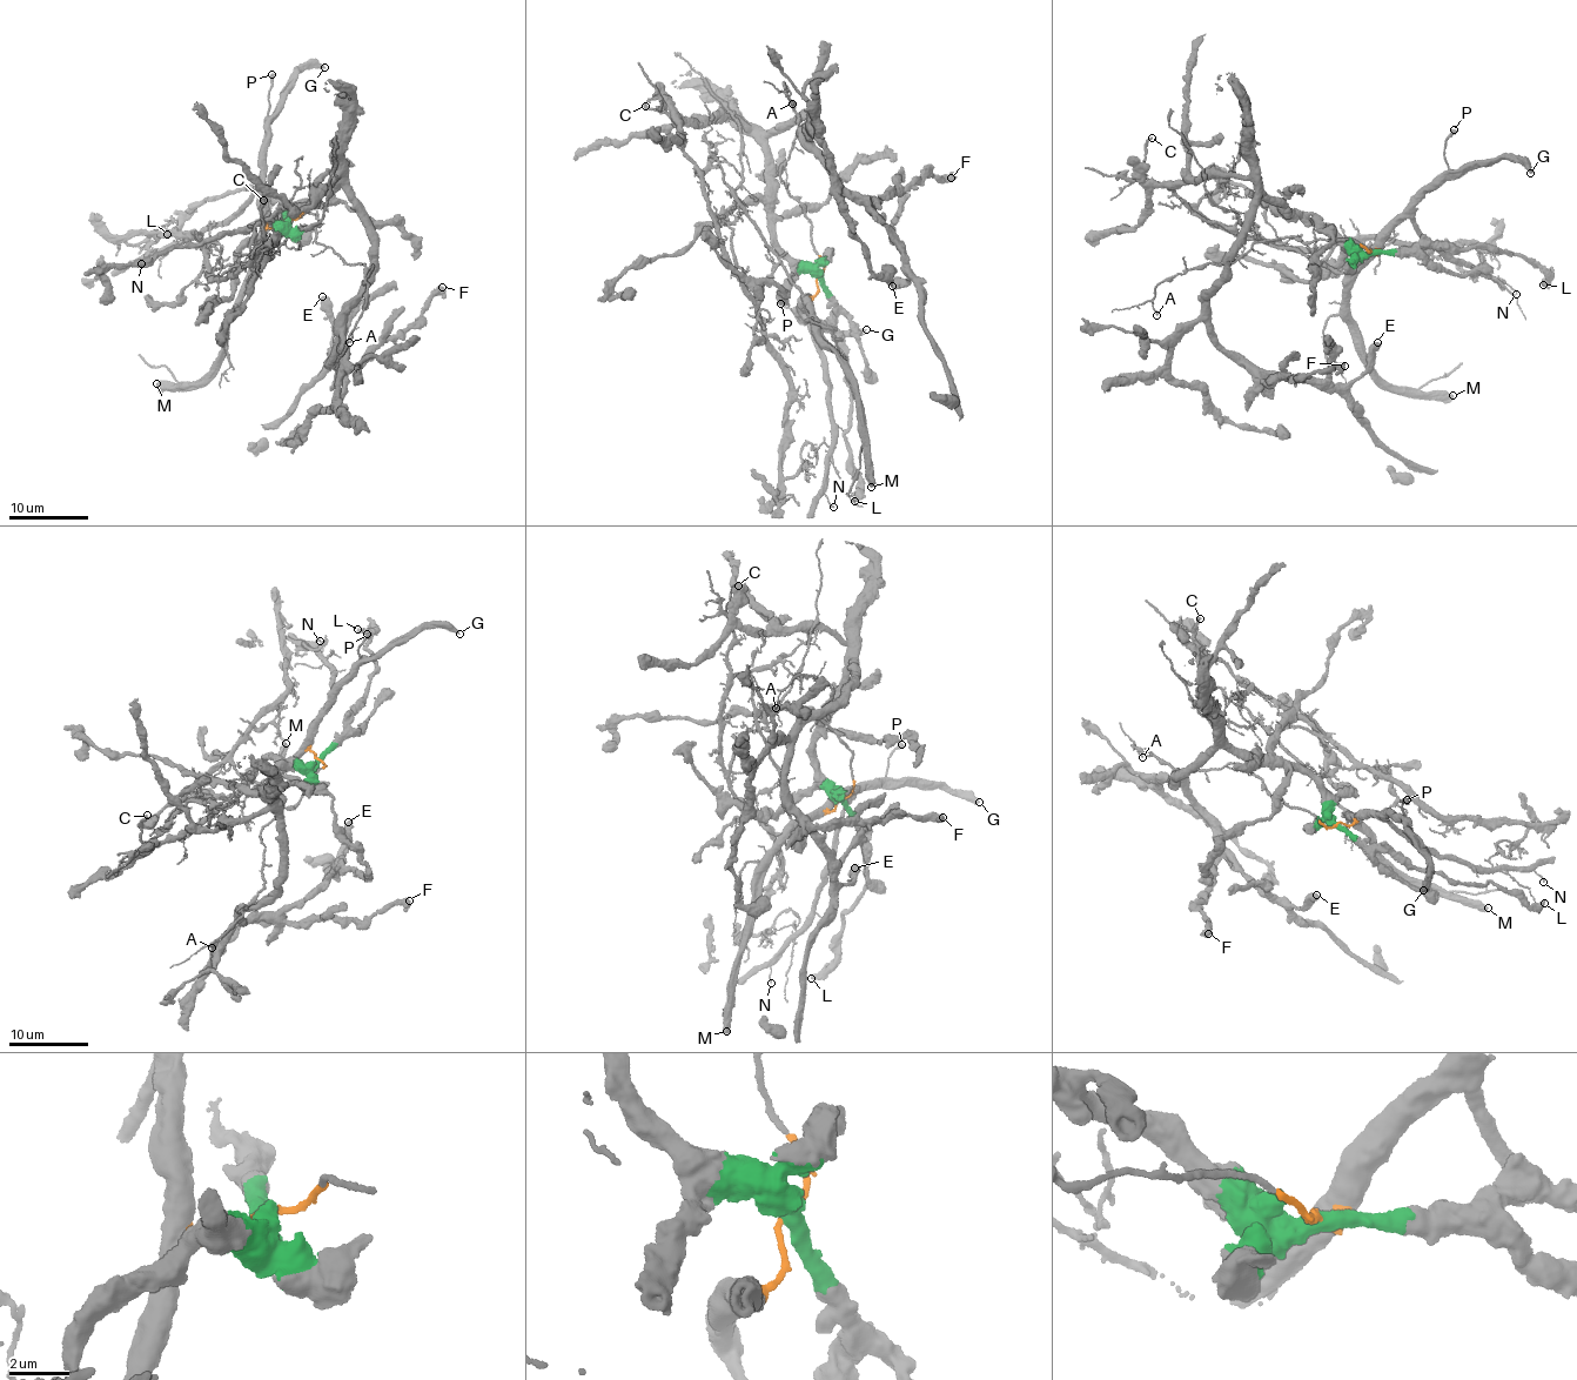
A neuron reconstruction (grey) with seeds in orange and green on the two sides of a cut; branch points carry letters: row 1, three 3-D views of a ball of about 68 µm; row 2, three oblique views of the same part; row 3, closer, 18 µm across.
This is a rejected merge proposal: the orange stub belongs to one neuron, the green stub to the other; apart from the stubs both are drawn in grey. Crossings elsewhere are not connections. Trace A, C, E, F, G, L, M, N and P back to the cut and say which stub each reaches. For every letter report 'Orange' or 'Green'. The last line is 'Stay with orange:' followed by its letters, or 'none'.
A: Orange
C: Green
E: Green
F: Green
G: Orange
L: Green
M: Orange
N: Orange
P: Orange
Stay with orange: A, G, M, N, P

